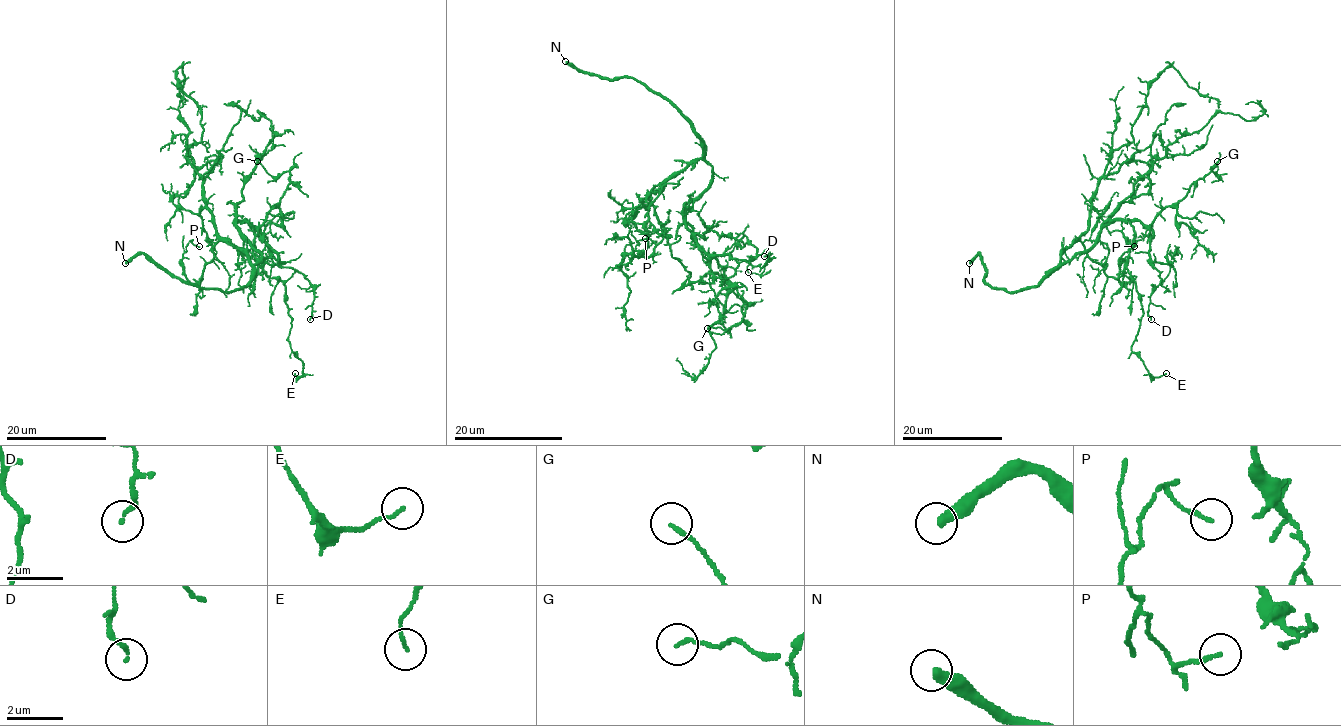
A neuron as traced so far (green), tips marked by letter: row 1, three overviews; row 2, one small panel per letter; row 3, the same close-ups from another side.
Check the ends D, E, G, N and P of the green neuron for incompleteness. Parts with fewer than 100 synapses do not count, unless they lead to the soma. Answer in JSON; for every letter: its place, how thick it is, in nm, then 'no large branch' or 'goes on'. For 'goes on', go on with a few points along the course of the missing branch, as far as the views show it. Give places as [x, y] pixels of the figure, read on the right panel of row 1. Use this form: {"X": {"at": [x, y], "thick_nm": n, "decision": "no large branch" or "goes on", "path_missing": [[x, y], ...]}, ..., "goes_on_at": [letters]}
{"D": {"at": [1151, 319], "thick_nm": 120, "decision": "no large branch"}, "E": {"at": [1166, 373], "thick_nm": 110, "decision": "no large branch"}, "G": {"at": [1217, 161], "thick_nm": 120, "decision": "no large branch"}, "N": {"at": [969, 263], "thick_nm": 400, "decision": "goes on"}, "P": {"at": [1134, 246], "thick_nm": 150, "decision": "no large branch"}, "goes_on_at": ["N"]}

